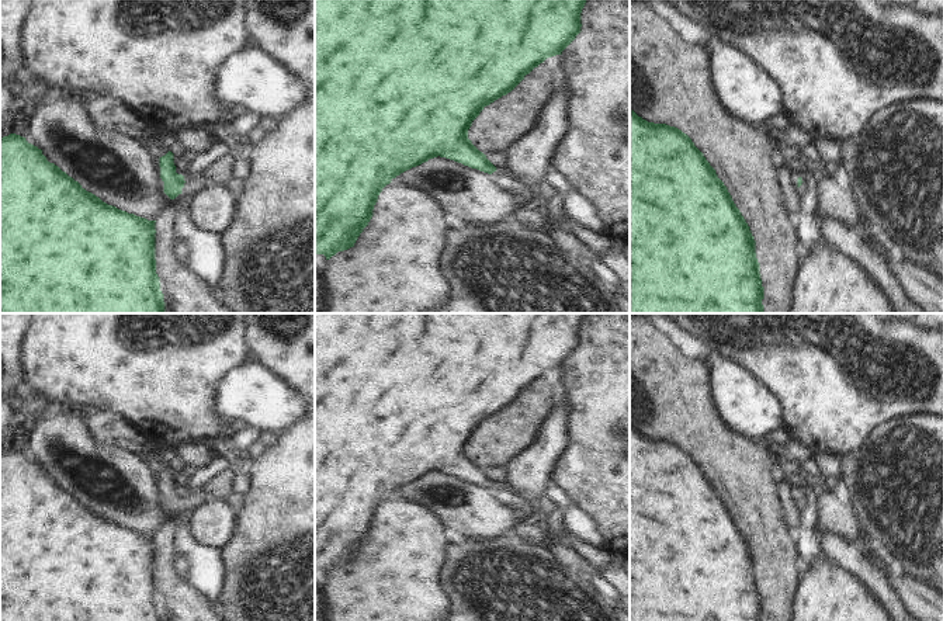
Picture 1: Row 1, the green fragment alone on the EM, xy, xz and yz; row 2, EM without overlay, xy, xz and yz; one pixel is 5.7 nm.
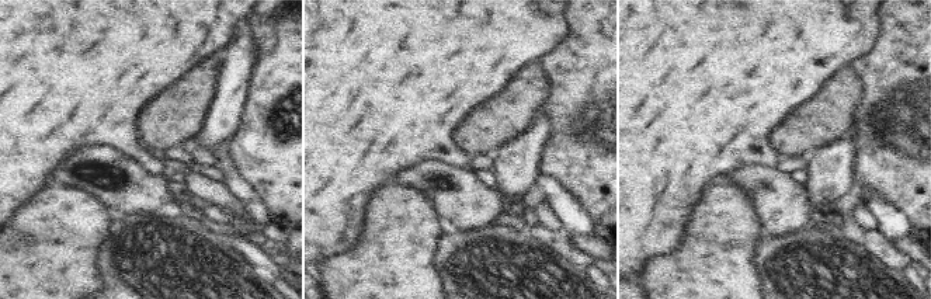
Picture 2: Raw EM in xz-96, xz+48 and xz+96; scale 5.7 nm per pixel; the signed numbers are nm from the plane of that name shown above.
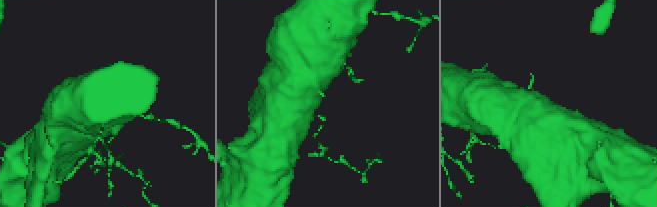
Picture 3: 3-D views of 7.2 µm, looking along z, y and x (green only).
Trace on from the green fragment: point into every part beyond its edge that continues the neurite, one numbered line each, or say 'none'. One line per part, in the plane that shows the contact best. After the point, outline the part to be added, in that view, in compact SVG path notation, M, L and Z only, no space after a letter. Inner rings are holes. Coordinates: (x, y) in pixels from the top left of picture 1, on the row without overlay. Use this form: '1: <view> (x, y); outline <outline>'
1: xy (190, 503); outline M198 493L193 497L184 497L184 502L181 503L183 510L195 510L198 506L201 506L207 499L212 497L208 493Z

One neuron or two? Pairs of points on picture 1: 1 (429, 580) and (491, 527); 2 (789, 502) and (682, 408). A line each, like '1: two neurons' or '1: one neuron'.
1: two neurons
2: two neurons

